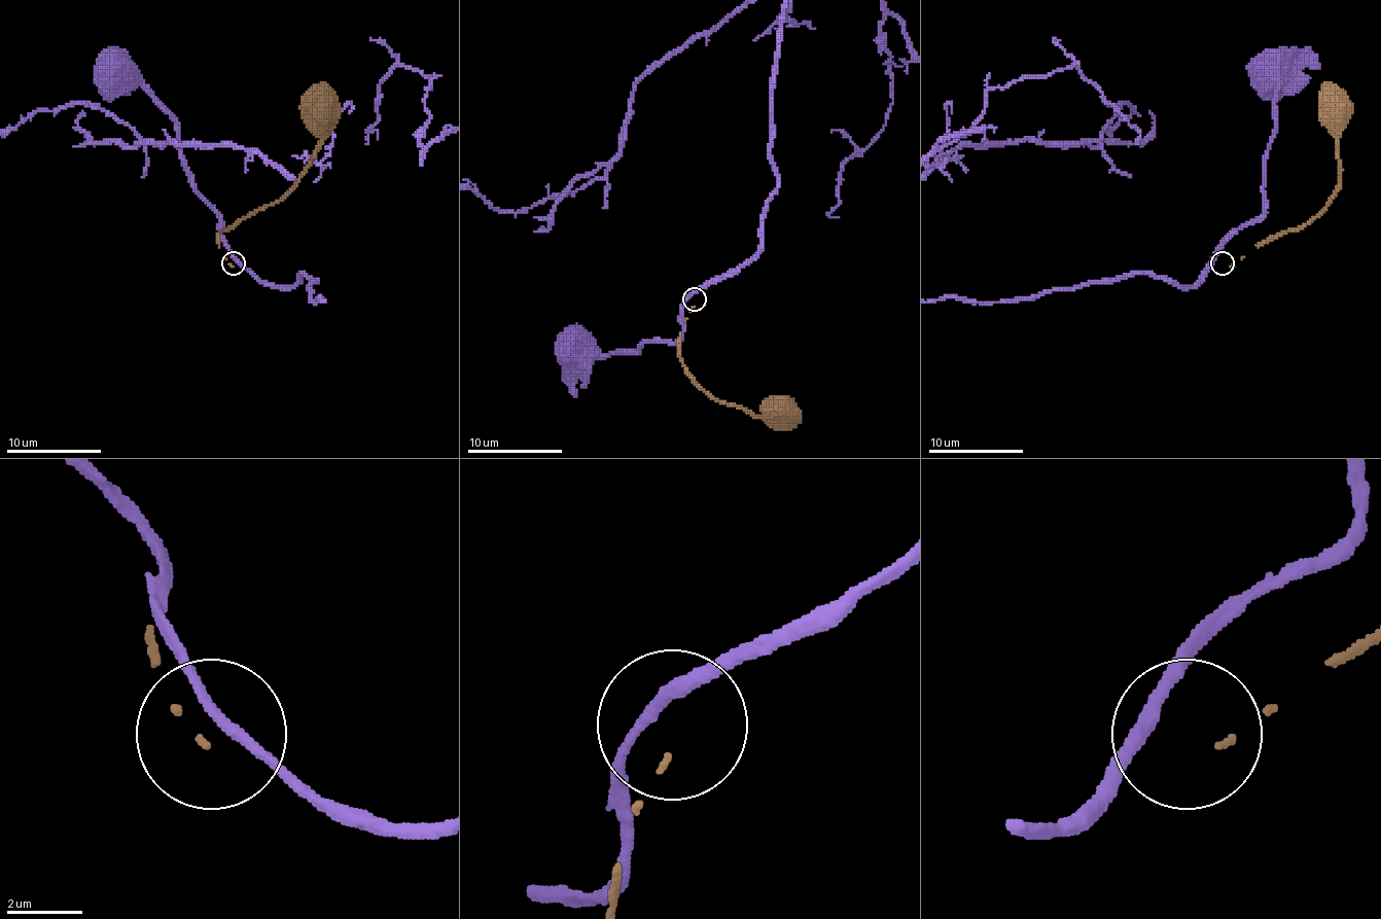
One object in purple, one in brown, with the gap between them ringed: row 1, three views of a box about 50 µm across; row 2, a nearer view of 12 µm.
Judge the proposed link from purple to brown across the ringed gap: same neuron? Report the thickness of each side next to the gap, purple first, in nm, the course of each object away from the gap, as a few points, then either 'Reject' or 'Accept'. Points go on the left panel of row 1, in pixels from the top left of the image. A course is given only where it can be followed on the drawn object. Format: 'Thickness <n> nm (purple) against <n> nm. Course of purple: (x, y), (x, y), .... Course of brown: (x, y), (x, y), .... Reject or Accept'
Thickness 340 nm (purple) against 110 nm. Course of purple: (234, 259), (221, 238), (221, 219), (196, 188), (186, 165), (177, 122), (139, 84), (115, 84), (115, 75). Course of brown: (234, 267), (219, 236), (254, 210), (274, 205), (294, 184), (320, 139), (320, 125), (309, 106), (316, 108). Reject

